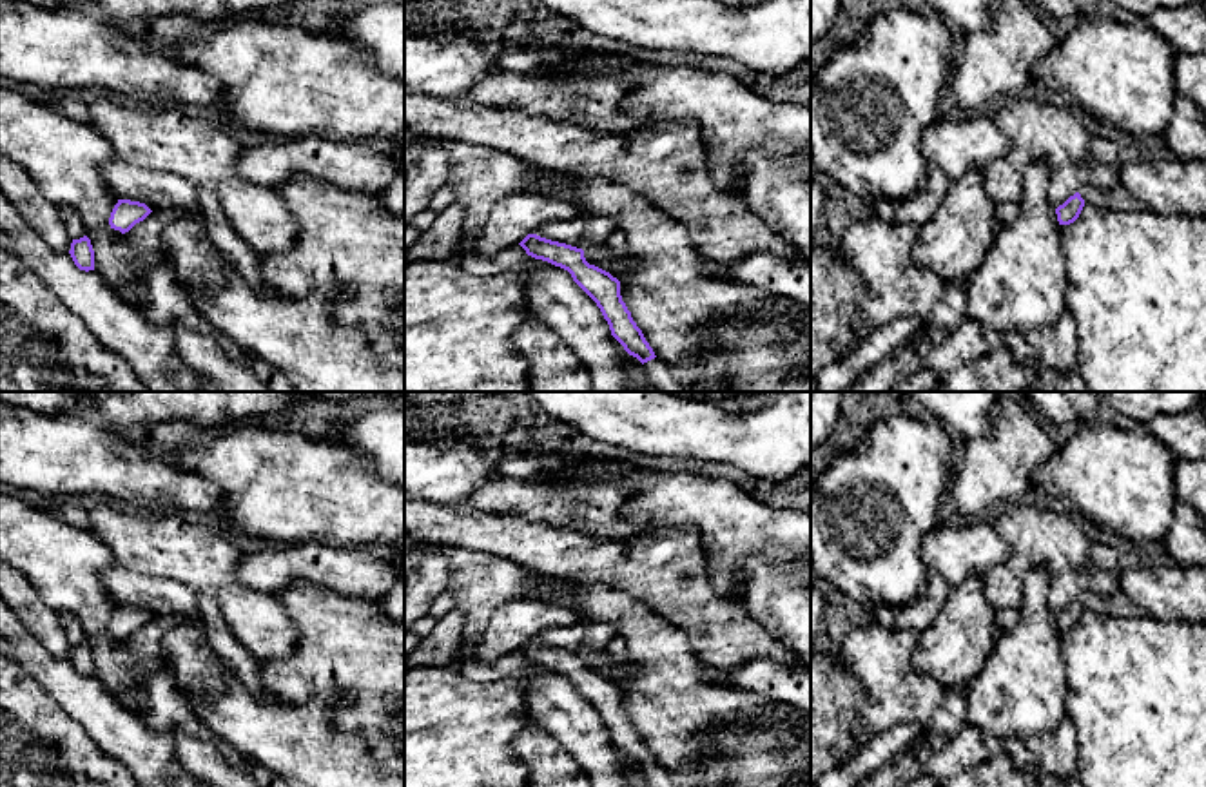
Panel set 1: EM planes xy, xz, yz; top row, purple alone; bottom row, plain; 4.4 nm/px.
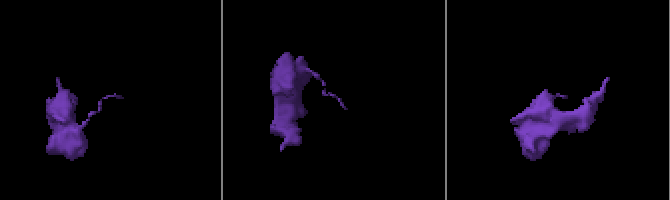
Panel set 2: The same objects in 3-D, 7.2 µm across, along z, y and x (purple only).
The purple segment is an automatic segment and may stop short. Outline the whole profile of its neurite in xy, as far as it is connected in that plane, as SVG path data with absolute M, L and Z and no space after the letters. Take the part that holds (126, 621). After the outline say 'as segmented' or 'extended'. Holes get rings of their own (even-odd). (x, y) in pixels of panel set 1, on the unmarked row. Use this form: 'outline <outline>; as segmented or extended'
outline M118 606L114 611L109 631L122 640L129 638L136 629L143 627L152 617L140 607Z; as segmented

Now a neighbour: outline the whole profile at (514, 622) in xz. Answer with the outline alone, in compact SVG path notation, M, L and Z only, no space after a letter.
M519 597L499 604L477 642L462 640L459 662L472 653L479 664L491 664L519 651L528 640L553 627L573 627L580 615L535 597Z

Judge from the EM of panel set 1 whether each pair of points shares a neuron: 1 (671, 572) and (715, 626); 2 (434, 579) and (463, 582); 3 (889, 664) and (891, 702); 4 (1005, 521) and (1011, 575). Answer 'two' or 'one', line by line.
1: one
2: two
3: one
4: one

